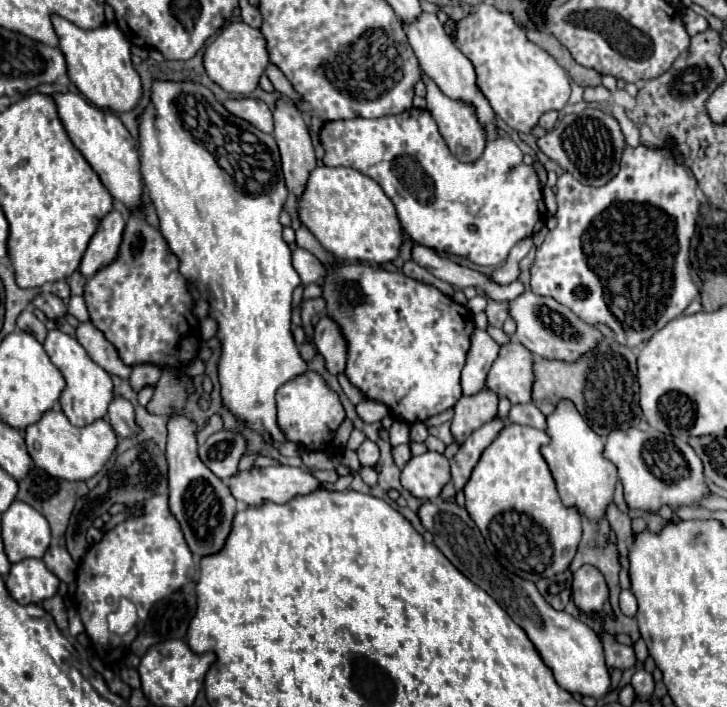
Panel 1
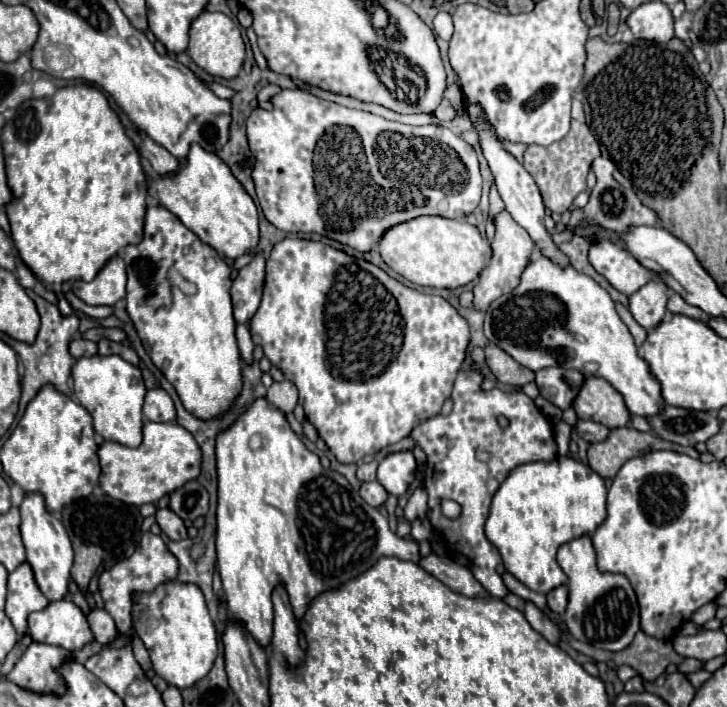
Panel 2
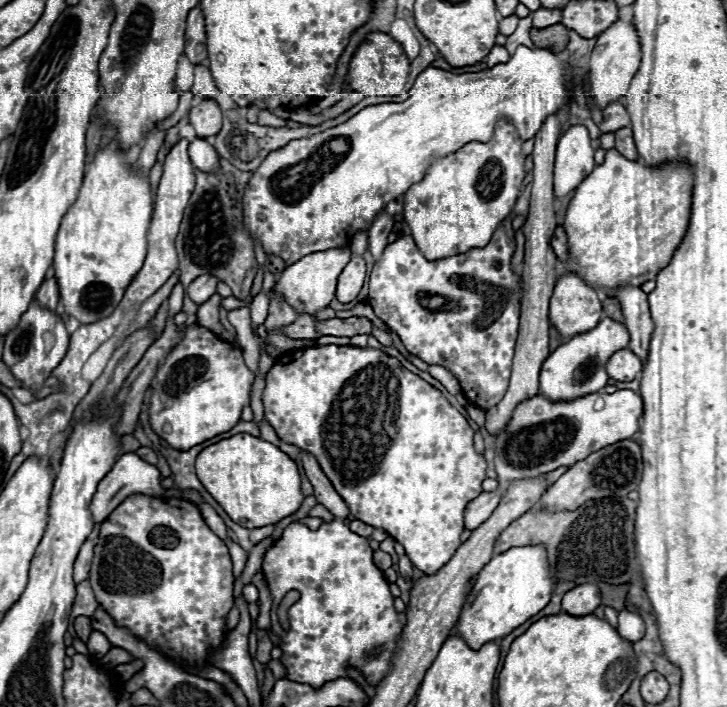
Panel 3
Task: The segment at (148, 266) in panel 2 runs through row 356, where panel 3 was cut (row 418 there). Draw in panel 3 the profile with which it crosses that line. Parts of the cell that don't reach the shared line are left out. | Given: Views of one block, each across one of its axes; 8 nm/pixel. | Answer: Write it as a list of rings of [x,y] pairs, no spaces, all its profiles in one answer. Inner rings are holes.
[[[192,326],[152,380],[150,424],[172,448],[190,450],[240,422],[242,408],[250,404],[252,384],[254,374],[244,364],[240,346],[218,340],[202,326]]]

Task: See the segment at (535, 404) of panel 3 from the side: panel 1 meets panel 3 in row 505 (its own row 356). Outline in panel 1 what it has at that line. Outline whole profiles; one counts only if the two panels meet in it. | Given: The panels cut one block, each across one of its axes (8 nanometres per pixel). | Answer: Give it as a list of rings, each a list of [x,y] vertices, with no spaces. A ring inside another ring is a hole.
[[[474,330],[472,346],[468,352],[466,366],[462,370],[462,394],[470,396],[486,386],[486,376],[492,362],[498,358],[500,346],[490,338],[486,330]]]

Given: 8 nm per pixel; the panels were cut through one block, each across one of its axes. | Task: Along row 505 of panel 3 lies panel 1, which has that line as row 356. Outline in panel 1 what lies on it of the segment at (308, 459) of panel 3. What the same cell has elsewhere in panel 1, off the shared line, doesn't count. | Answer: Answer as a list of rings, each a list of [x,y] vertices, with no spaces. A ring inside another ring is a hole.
[[[322,316],[320,322],[314,326],[314,344],[318,354],[324,358],[326,370],[330,374],[344,372],[346,366],[346,346],[344,338],[340,338],[340,330],[332,326],[332,320]]]

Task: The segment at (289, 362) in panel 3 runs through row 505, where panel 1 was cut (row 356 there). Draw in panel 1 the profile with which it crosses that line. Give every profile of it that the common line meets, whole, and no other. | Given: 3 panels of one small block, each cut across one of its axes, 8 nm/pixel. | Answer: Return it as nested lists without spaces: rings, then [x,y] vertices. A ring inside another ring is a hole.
[[[338,260],[338,264],[332,268],[332,266],[326,266],[328,272],[324,276],[324,282],[322,282],[322,298],[326,302],[326,308],[324,308],[324,314],[336,322],[336,326],[340,328],[344,340],[346,340],[346,346],[348,346],[348,360],[346,360],[346,376],[350,380],[352,386],[356,386],[366,398],[374,400],[374,402],[380,402],[384,406],[388,406],[390,412],[394,412],[394,418],[396,420],[402,420],[406,424],[418,424],[418,422],[424,422],[448,408],[452,408],[458,398],[462,396],[462,388],[460,388],[460,372],[462,372],[462,366],[466,364],[466,354],[470,350],[470,336],[474,332],[474,322],[472,322],[472,314],[466,306],[454,302],[452,298],[448,298],[446,294],[442,294],[436,286],[430,286],[430,284],[424,284],[424,282],[418,282],[402,272],[388,272],[384,268],[380,268],[378,264],[370,264],[370,262],[344,262],[344,260]]]

